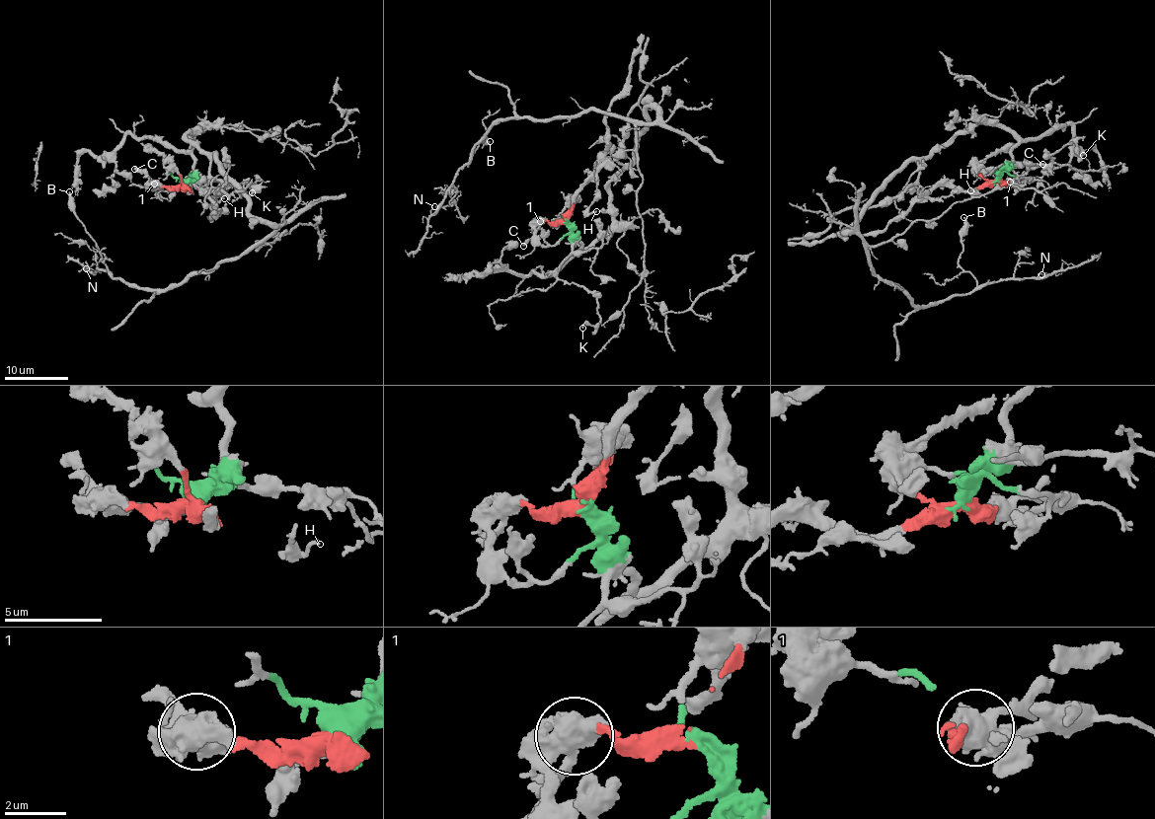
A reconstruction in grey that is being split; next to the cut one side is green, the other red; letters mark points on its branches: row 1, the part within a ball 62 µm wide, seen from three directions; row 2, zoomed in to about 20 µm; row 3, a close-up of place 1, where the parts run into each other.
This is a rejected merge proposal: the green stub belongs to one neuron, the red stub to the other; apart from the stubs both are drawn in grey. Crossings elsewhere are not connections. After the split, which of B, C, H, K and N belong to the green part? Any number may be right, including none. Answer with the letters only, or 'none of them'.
B, H, K, N

